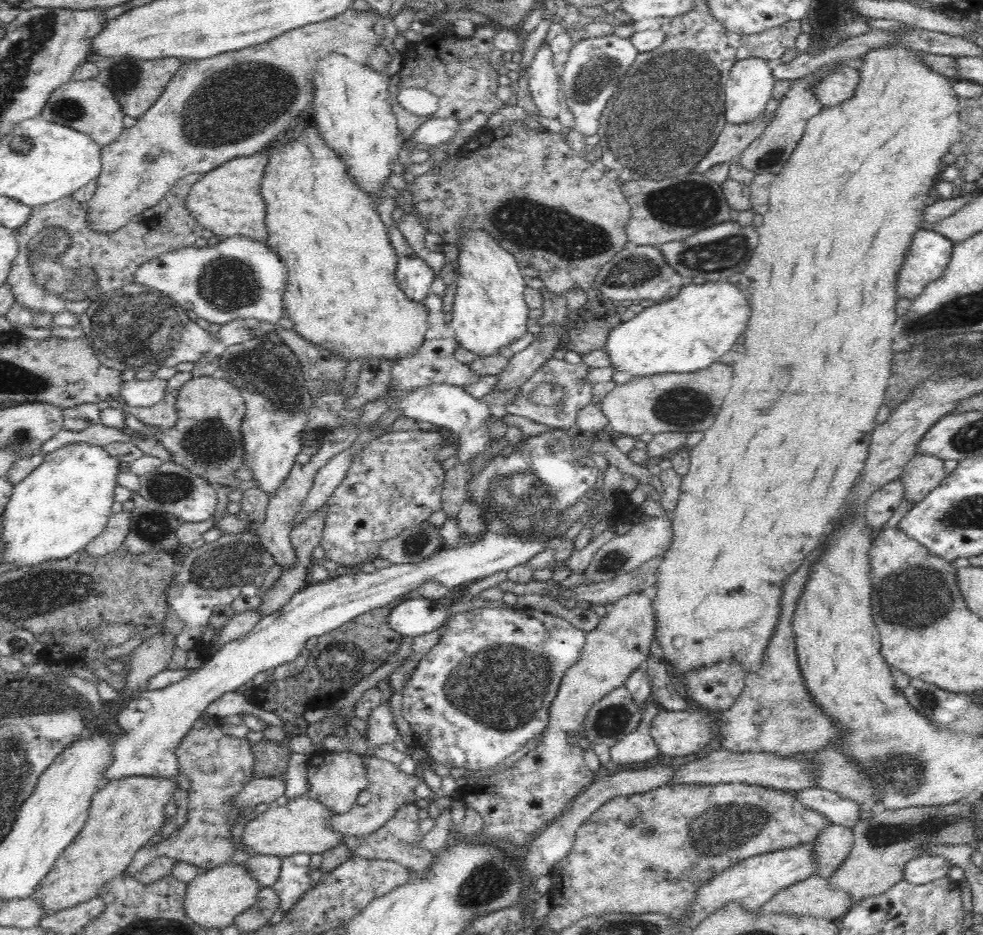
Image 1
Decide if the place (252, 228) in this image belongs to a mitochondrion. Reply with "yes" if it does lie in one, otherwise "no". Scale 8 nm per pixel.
no

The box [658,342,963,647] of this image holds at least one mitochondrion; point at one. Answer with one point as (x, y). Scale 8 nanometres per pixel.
(913, 595)

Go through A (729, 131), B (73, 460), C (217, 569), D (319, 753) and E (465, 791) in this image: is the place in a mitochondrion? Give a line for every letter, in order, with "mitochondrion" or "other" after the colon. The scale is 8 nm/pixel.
A: mitochondrion
B: other
C: mitochondrion
D: other
E: other

